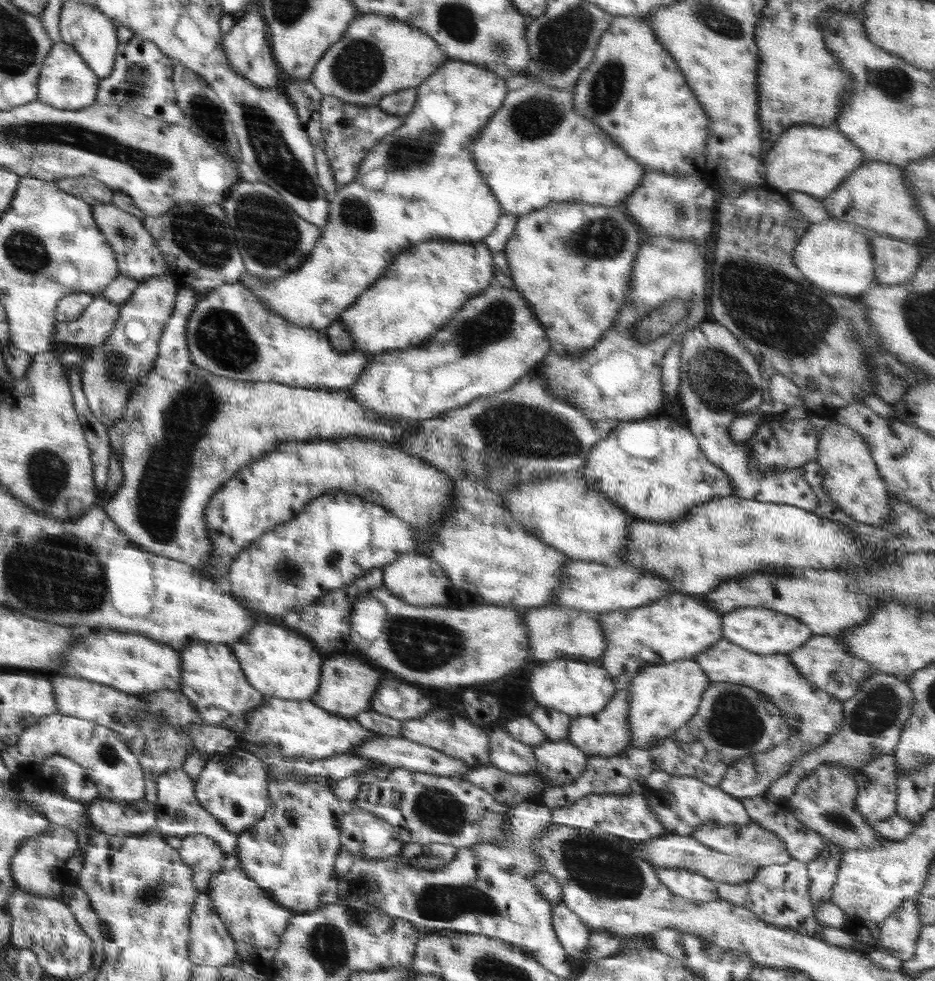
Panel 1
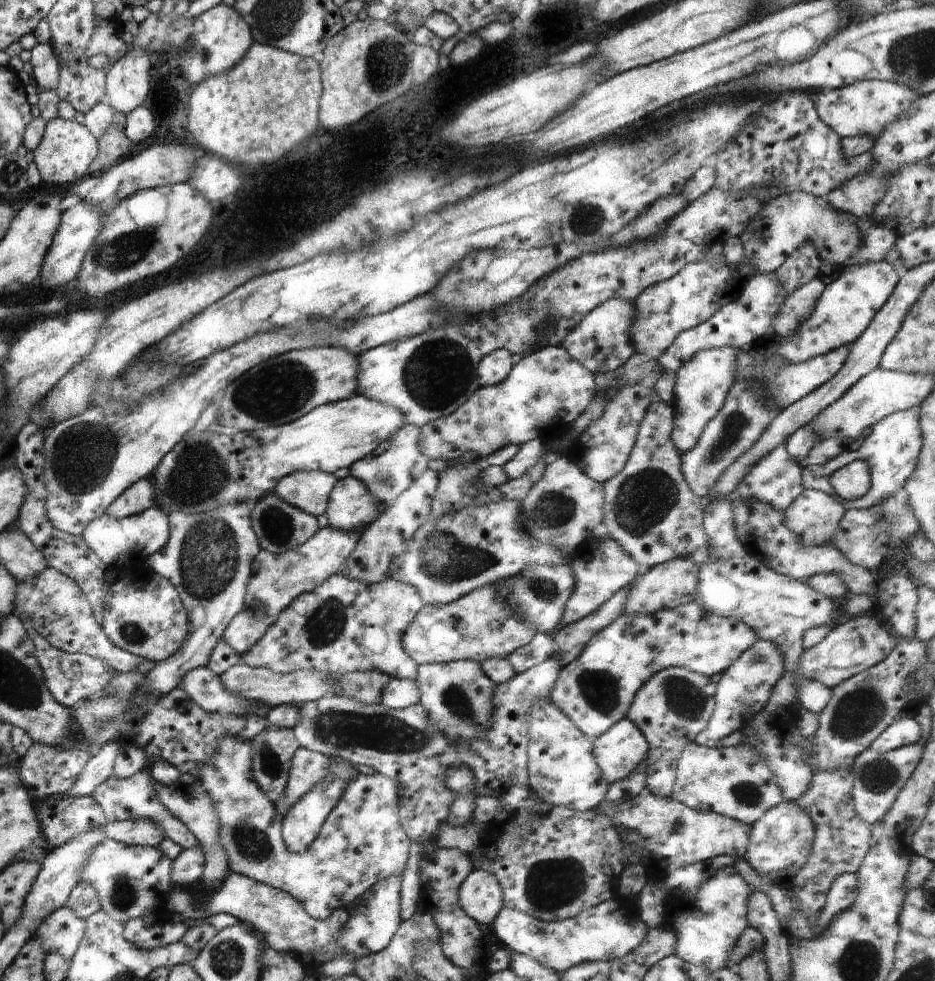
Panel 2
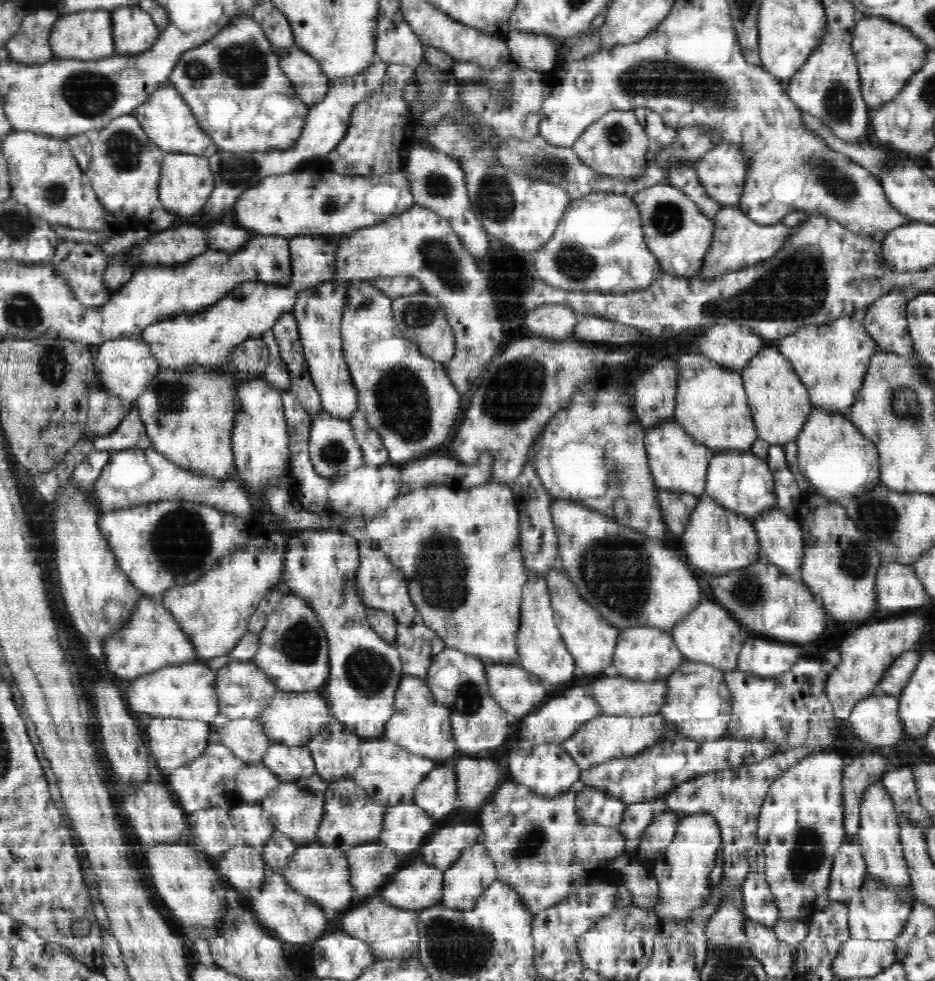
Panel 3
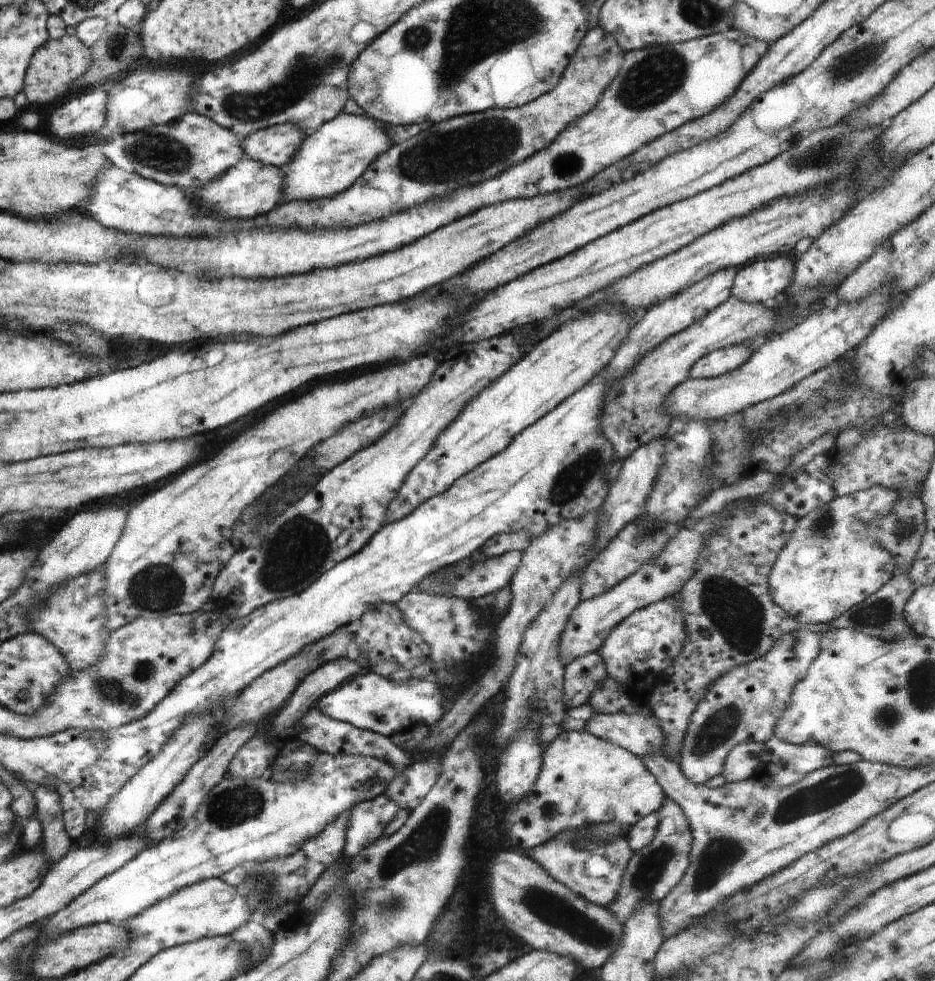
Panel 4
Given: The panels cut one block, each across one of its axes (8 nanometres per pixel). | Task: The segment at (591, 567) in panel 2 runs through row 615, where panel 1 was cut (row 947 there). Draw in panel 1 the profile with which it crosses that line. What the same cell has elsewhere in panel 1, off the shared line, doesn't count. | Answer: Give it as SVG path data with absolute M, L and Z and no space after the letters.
M564 903L552 906L552 921L556 937L564 950L578 962L586 956L591 929Z

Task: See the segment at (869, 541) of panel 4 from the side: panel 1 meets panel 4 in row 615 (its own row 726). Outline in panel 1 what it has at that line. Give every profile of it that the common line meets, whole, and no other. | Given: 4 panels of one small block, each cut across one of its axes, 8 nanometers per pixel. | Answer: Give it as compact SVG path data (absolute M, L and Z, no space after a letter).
M721 638L708 650L696 654L692 660L704 669L704 673L708 675L708 679L712 683L734 683L736 686L743 685L766 694L766 698L784 712L784 718L790 726L788 744L800 746L800 750L802 750L800 758L804 758L808 752L812 752L816 748L820 748L844 724L843 701L824 689L815 687L806 677L800 675L792 663L790 655L786 655L786 653L761 655Z

